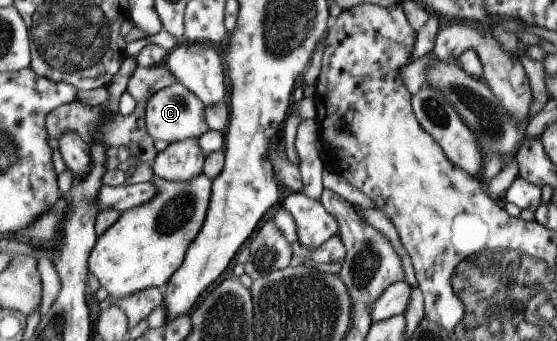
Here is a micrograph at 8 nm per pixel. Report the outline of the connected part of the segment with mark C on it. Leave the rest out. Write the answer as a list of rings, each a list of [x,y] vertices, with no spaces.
[[[174,82],[172,86],[156,92],[147,102],[146,128],[153,140],[164,140],[169,144],[200,138],[209,129],[206,118],[204,118],[204,110],[204,103],[197,96],[194,96],[181,82]]]

